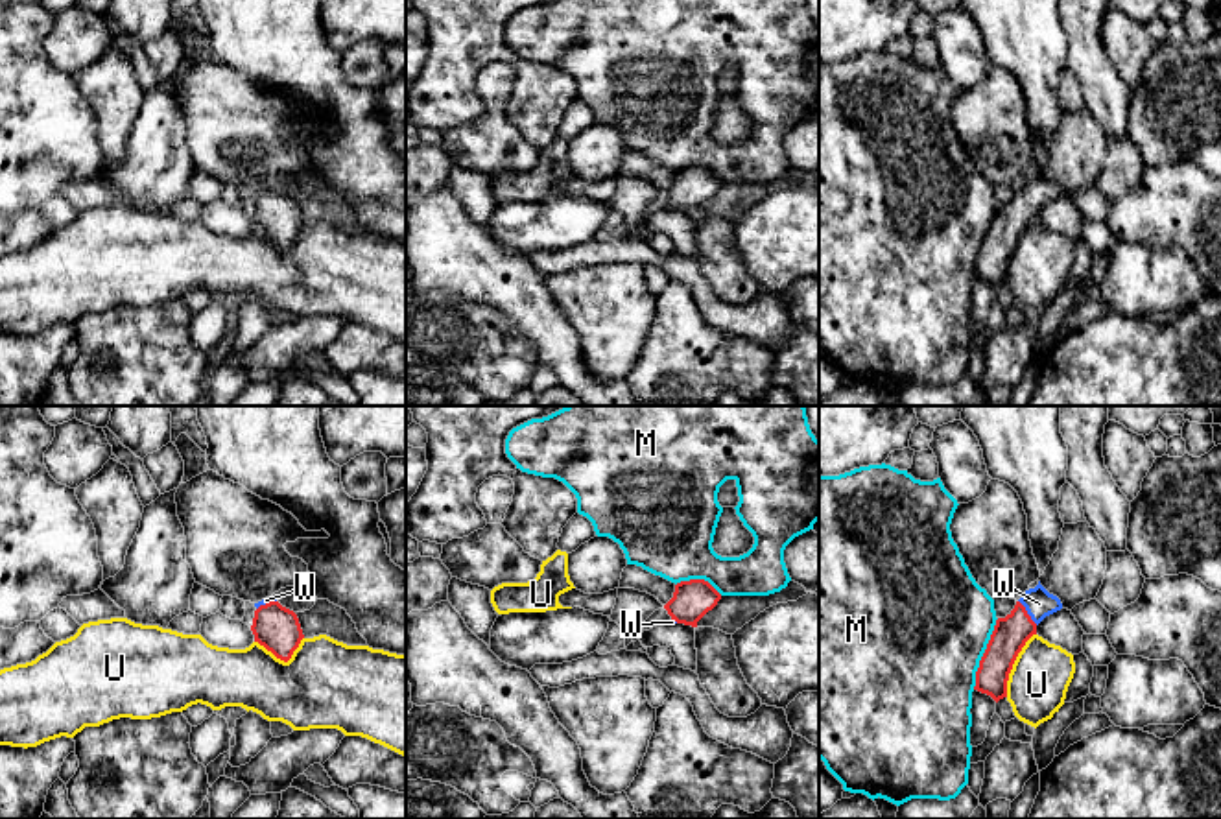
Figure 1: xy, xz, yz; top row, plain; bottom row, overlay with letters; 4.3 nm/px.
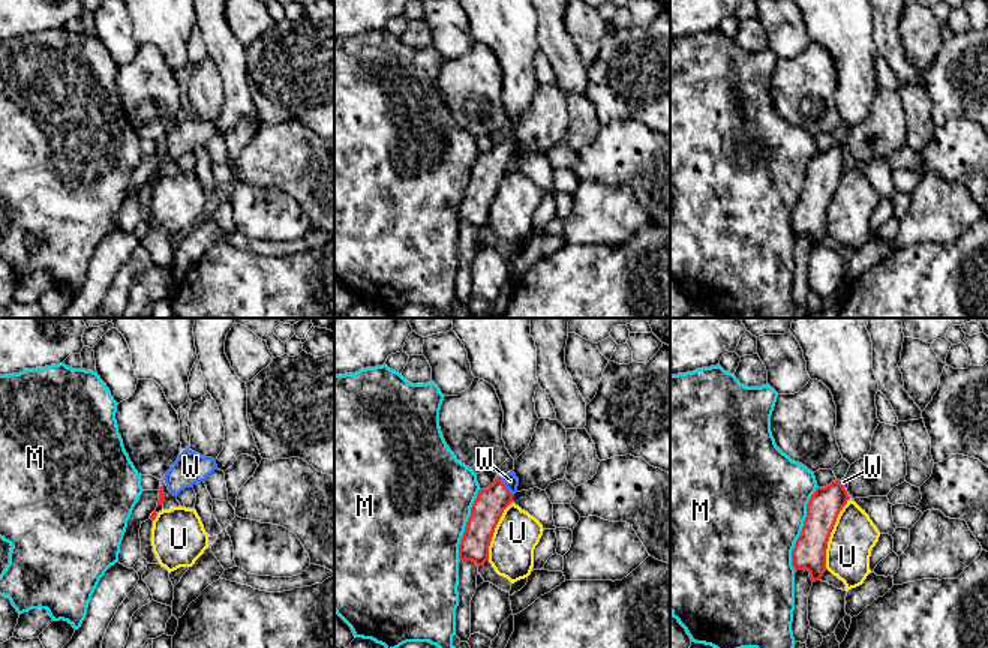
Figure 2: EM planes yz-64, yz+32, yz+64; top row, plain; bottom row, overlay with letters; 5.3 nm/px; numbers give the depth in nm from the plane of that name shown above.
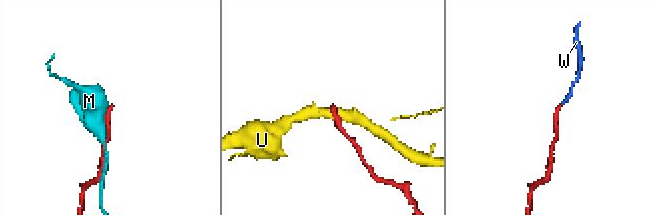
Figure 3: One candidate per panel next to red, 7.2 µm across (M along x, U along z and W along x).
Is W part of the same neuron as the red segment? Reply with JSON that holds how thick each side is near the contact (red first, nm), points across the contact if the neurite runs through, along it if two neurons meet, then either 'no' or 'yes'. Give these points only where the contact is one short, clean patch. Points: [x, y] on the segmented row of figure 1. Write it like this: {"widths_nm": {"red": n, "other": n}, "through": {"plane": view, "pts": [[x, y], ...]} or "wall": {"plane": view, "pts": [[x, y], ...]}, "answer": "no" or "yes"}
{"widths_nm": {"red": 150, "other": 130}, "through": {"plane": "yz", "pts": [[1009, 635], [1026, 613], [1039, 604]]}, "answer": "yes"}

